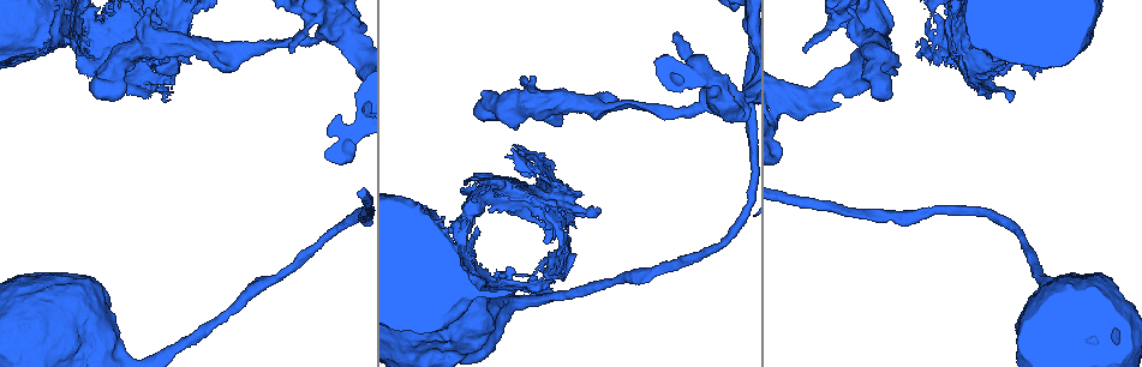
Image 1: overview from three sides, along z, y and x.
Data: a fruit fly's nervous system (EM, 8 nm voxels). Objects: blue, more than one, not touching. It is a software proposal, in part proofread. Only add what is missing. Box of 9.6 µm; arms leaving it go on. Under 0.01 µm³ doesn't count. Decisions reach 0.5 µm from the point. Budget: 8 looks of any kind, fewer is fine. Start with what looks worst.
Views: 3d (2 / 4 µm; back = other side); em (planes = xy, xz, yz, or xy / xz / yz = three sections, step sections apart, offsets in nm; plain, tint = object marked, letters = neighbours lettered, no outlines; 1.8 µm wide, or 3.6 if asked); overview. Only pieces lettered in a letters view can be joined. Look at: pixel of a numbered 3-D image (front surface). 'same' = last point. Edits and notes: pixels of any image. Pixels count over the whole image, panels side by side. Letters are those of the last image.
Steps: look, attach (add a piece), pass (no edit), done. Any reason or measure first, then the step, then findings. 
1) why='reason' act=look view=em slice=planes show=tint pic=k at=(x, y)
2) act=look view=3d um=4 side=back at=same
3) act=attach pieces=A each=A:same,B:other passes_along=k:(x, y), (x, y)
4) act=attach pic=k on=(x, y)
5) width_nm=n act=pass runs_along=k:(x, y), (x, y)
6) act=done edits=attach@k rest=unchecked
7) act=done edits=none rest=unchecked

why='four or more arms meet' act=look view=em um=3.6 slice=planes show=letters pic=1 at=(471, 277)

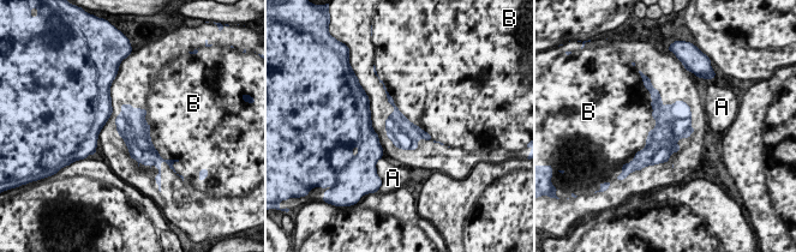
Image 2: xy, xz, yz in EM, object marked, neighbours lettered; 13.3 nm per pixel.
width_nm=380 act=pass each=A:other,B:other border=2:(383, 88), (395, 106), (438, 143) found='no lettered piece goes on from it'

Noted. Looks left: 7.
why='four arms meet' act=look view=3d um=2 side=back pic=1 at=(95, 62)

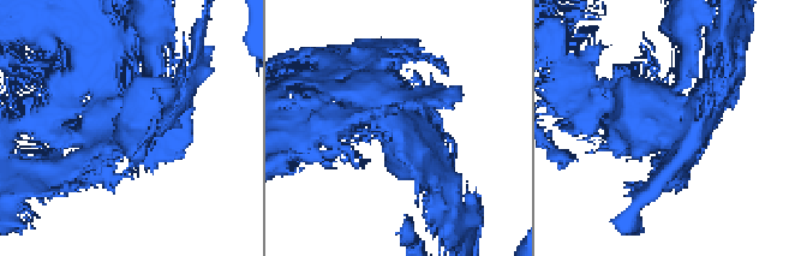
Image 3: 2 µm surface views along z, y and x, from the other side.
why='shape alone is not enough' act=look view=em um=3.6 slice=planes show=letters pic=3 at=(653, 125)

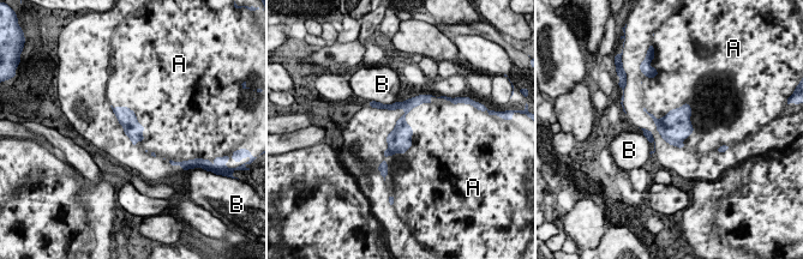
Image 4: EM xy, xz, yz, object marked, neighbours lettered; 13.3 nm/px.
longest_contact=A:1100nm act=pass each=A:other,B:other found='none of them fits'

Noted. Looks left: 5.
why='touches itself' act=look view=3d um=4 side=back pic=1 at=(545, 291)

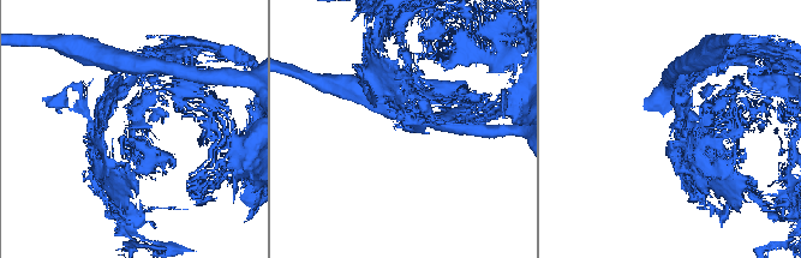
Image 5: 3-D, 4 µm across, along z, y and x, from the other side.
act=look view=em slice=planes show=letters pic=5 at=(677, 142)

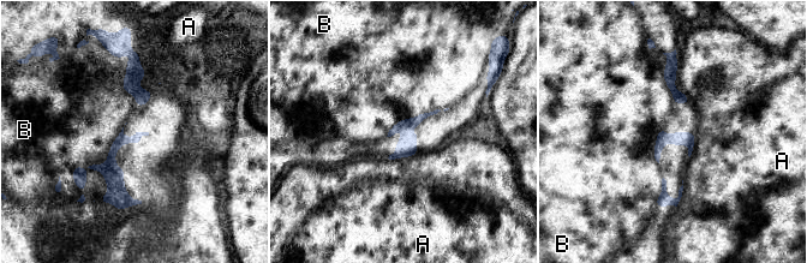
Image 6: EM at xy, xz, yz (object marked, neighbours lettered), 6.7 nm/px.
width_nm=80 longest_contact=B:650nm act=pass each=A:other,B:other found='none of them fits'

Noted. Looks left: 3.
act=done edits=none rest=unchecked

